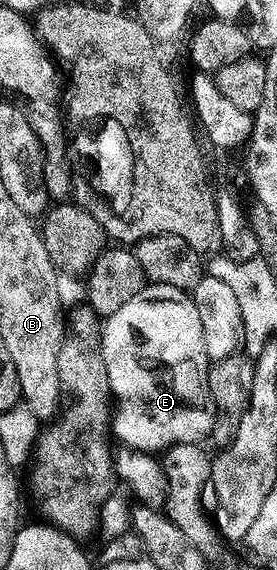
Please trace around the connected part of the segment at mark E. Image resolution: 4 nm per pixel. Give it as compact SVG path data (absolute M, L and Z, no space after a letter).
M148 283L140 295L135 296L129 302L125 302L125 306L121 306L121 310L117 310L113 315L106 317L104 324L107 325L103 328L103 341L98 341L97 347L100 356L103 357L103 365L107 371L106 387L113 398L115 395L113 424L115 420L115 436L120 440L118 443L140 451L155 452L172 448L175 444L193 444L202 441L202 436L206 437L210 433L211 424L215 420L215 407L209 394L209 378L207 377L209 361L201 334L200 319L197 318L194 303L189 299L188 293L184 289L174 288L168 284Z

